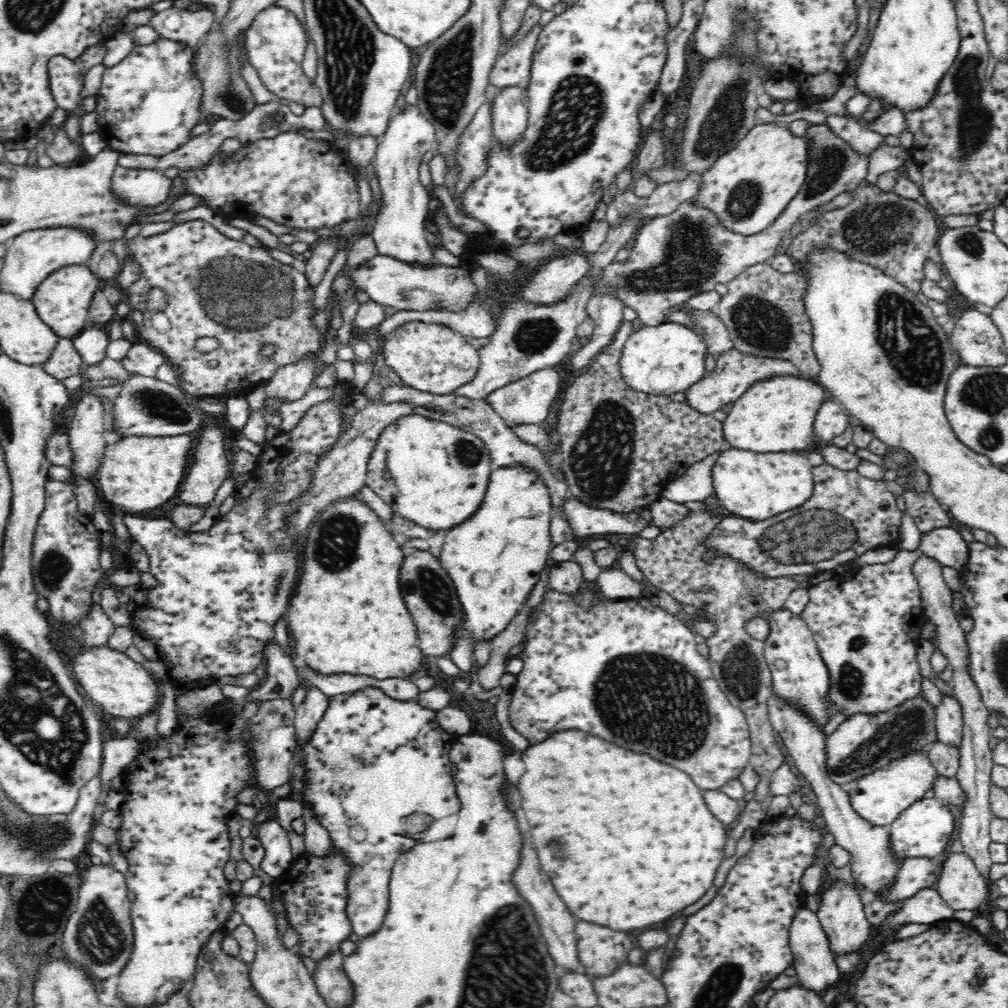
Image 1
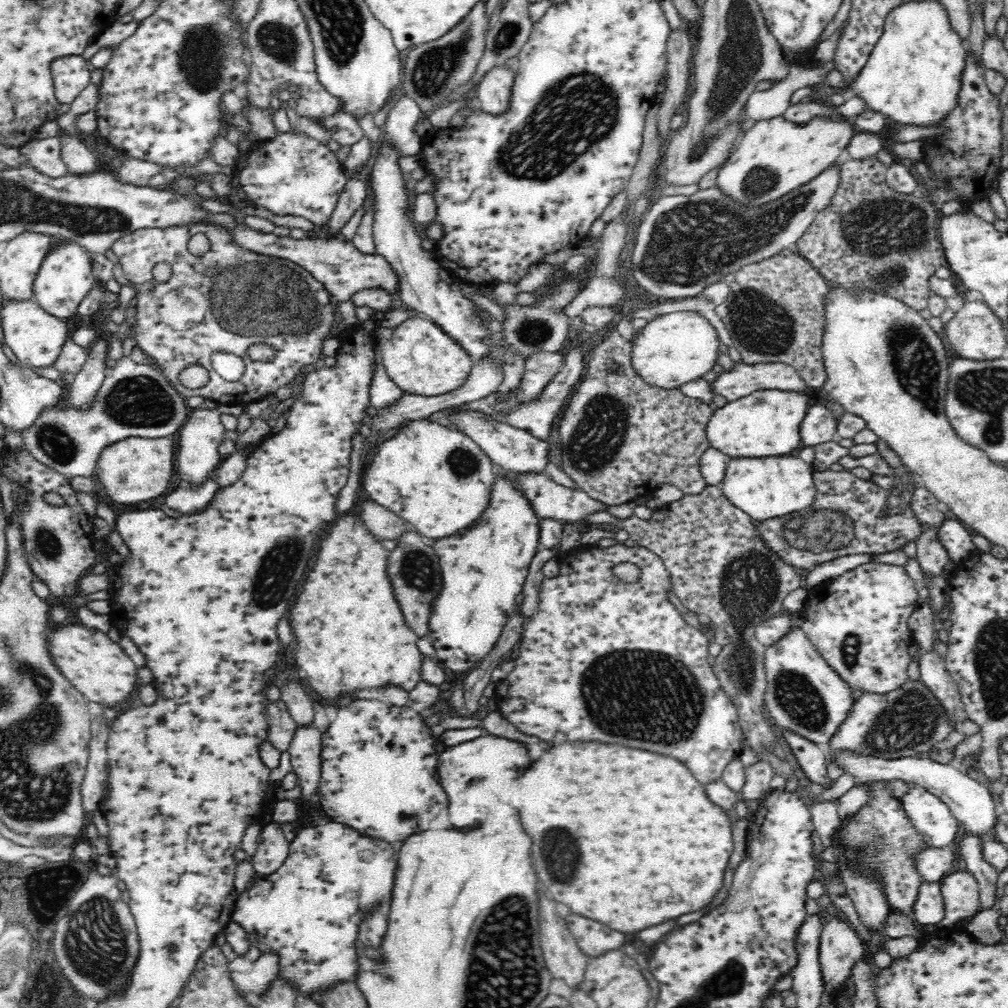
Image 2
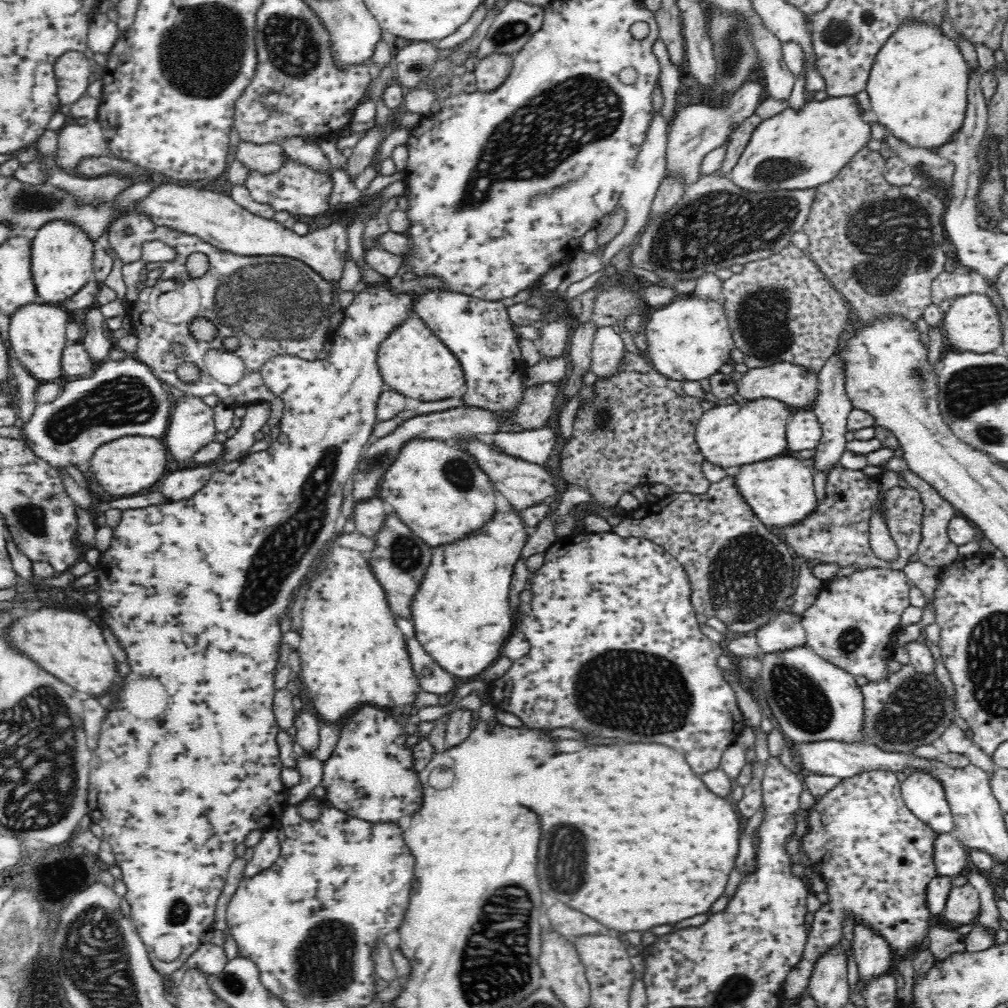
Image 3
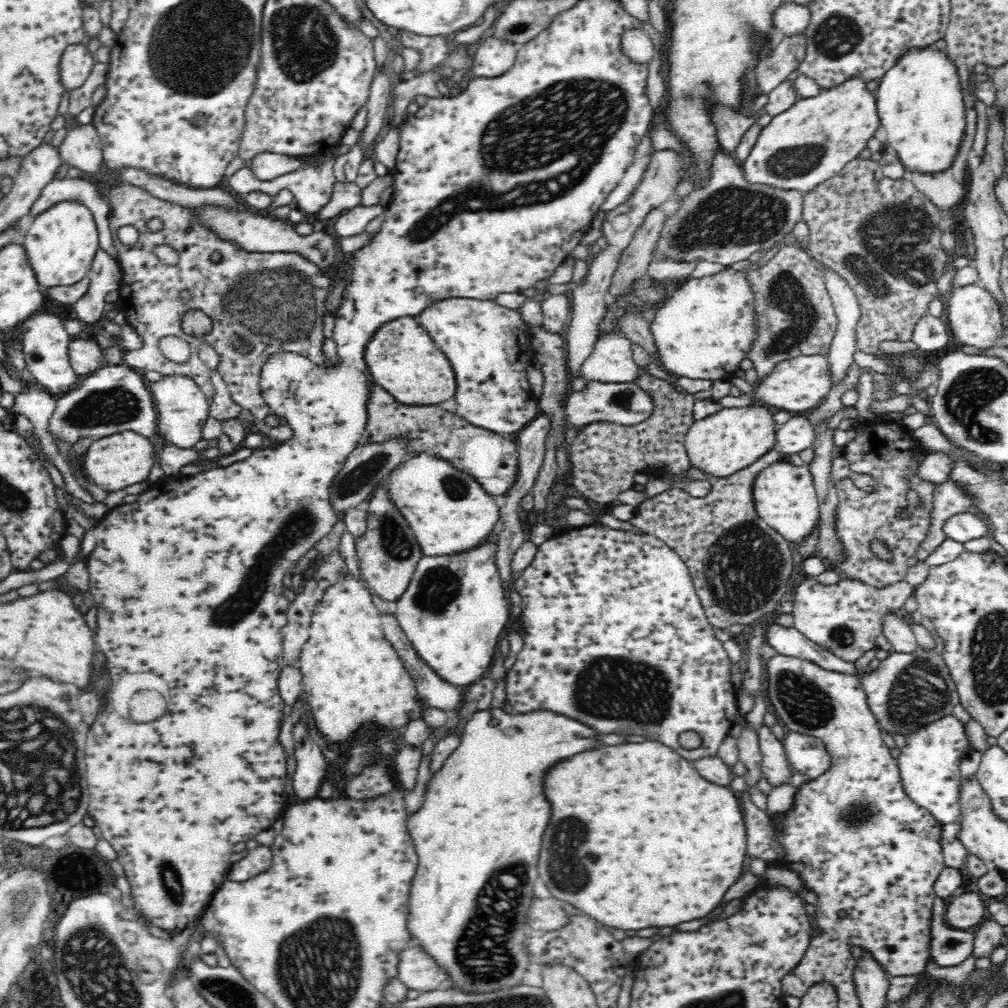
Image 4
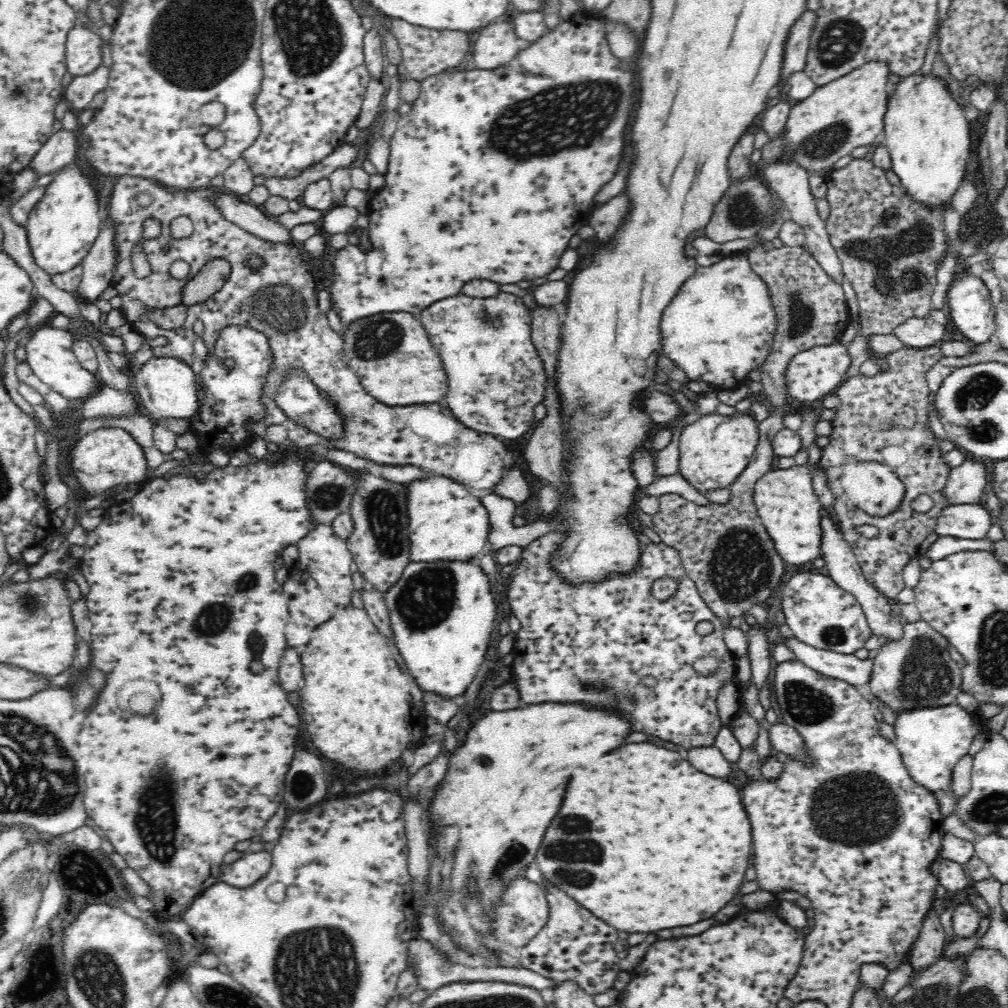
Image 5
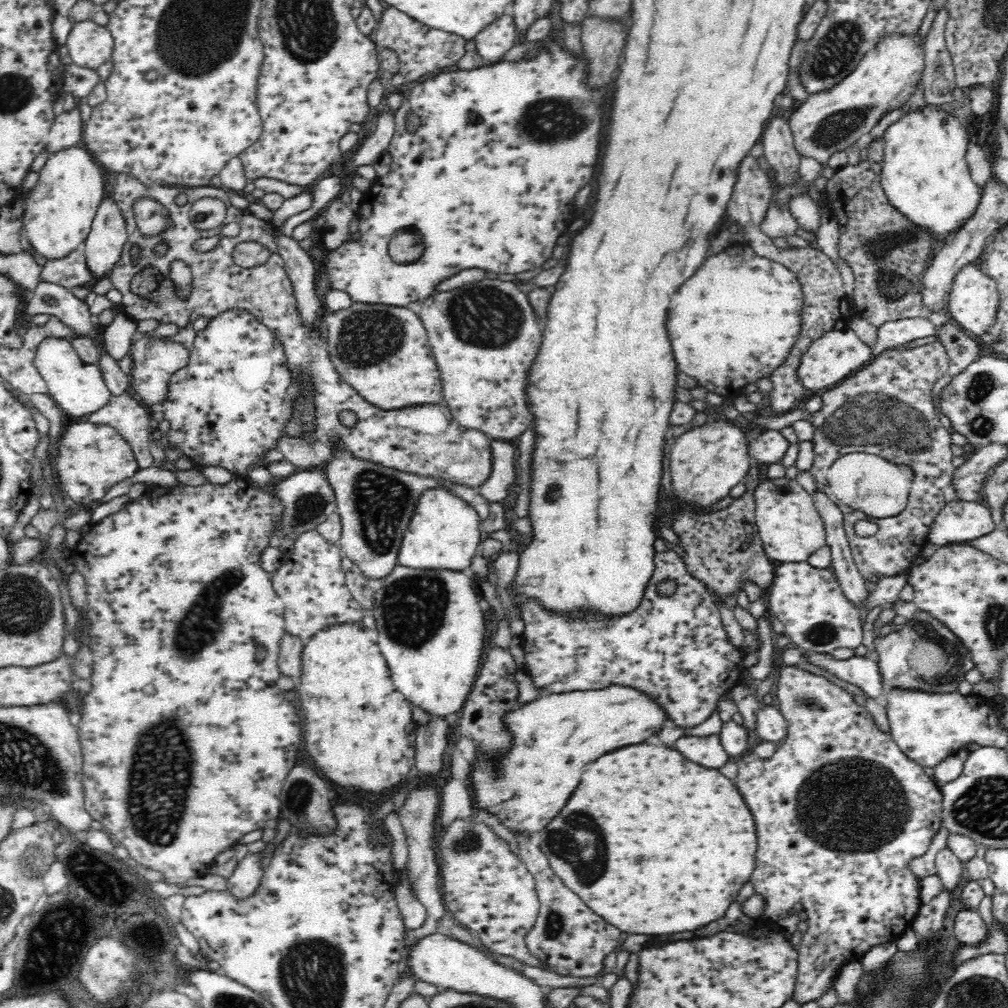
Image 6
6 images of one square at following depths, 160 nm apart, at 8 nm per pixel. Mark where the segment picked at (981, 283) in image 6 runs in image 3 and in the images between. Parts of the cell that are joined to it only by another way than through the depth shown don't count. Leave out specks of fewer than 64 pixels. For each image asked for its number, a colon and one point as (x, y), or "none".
3: (972, 322)
4: (973, 315)
5: (972, 311)

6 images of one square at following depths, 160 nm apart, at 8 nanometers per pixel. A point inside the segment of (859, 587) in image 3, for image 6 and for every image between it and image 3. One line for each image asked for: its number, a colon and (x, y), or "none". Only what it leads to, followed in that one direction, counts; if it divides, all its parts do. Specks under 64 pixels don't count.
4: (845, 619)
5: (820, 613)
6: (808, 601)

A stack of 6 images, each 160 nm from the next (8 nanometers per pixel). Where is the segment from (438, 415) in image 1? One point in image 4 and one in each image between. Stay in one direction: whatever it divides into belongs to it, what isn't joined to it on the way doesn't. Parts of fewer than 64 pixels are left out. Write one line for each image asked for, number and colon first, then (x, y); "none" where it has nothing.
2: (512, 449)
3: (535, 445)
4: (626, 403)

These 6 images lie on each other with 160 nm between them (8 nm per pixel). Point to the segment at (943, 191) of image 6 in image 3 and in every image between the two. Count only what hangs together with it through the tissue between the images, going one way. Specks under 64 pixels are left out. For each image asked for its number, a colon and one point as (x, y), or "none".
3: (918, 89)
4: (920, 105)
5: (928, 138)

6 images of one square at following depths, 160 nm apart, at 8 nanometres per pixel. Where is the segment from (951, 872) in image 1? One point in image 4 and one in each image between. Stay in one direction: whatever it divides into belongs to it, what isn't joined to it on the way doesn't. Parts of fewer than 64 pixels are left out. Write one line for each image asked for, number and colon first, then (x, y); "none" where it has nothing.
2: (960, 892)
3: (963, 905)
4: (965, 912)

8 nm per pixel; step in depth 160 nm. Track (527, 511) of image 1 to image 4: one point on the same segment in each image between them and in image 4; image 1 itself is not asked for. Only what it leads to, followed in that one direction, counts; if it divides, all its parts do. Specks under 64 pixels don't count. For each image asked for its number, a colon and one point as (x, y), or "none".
2: (483, 568)
3: (461, 612)
4: (454, 609)

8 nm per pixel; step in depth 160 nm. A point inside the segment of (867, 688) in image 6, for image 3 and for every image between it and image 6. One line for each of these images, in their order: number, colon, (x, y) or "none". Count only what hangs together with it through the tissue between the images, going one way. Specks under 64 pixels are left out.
3: (783, 633)
4: (786, 641)
5: (846, 667)

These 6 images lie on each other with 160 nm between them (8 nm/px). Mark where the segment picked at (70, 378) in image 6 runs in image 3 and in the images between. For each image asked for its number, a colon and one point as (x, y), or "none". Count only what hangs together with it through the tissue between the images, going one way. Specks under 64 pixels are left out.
3: (37, 333)
4: (45, 342)
5: (49, 352)

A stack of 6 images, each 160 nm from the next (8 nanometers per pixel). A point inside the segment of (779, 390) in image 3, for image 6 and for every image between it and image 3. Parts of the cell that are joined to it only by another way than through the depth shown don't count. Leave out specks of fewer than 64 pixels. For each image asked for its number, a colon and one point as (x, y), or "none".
4: (800, 384)
5: (812, 374)
6: (841, 352)

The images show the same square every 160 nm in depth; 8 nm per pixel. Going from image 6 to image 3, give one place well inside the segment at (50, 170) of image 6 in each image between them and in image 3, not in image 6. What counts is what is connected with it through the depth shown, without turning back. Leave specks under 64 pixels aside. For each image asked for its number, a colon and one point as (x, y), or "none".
3: (62, 253)
4: (60, 244)
5: (61, 228)

